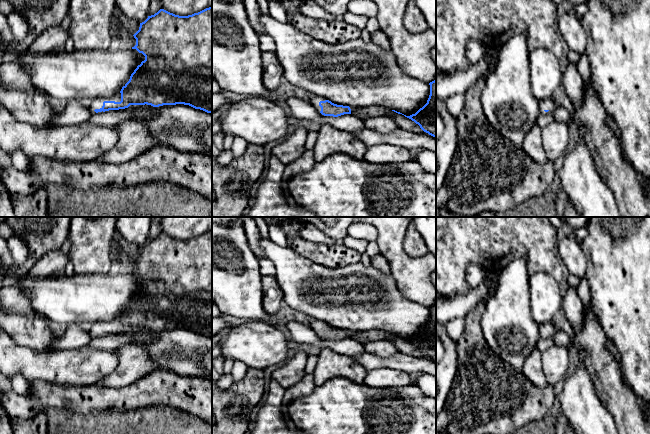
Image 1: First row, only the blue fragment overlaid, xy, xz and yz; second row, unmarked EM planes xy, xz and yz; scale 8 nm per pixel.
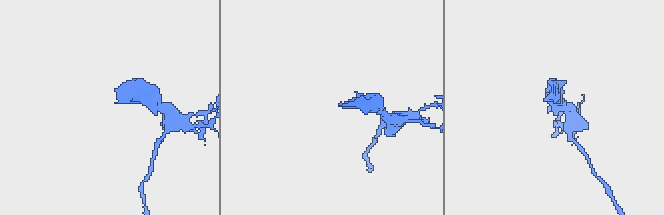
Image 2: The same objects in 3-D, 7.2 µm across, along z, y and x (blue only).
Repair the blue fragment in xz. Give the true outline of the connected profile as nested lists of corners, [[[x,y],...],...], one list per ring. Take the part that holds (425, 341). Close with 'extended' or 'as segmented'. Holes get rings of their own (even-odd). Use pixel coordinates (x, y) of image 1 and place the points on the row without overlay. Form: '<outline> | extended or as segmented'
[[[436,305],[430,306],[429,309],[430,319],[427,327],[415,338],[404,340],[418,348],[424,356],[436,361]]] | as segmented

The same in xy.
[[[212,231],[188,240],[179,240],[160,233],[140,247],[139,254],[133,260],[136,269],[132,273],[142,277],[145,284],[137,290],[119,317],[111,322],[100,321],[88,326],[92,339],[145,328],[153,331],[184,328],[212,338]]] | extended

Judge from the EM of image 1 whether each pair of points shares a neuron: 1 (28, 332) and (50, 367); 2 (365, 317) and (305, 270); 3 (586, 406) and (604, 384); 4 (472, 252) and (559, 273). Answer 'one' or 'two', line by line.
1: two
2: one
3: two
4: one

